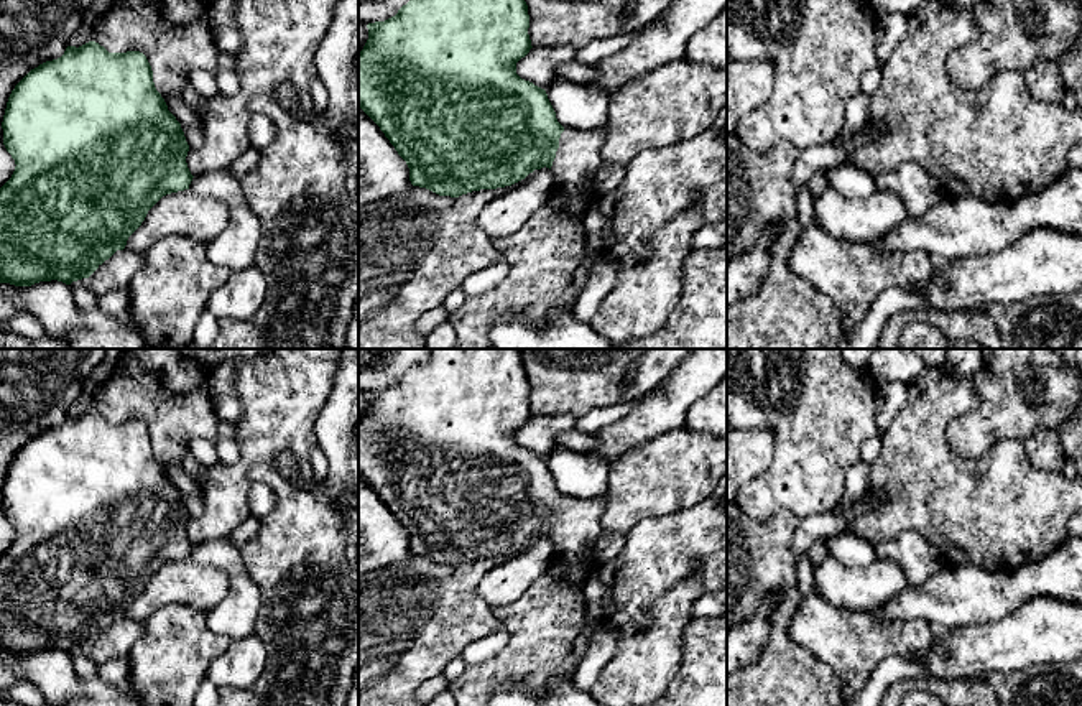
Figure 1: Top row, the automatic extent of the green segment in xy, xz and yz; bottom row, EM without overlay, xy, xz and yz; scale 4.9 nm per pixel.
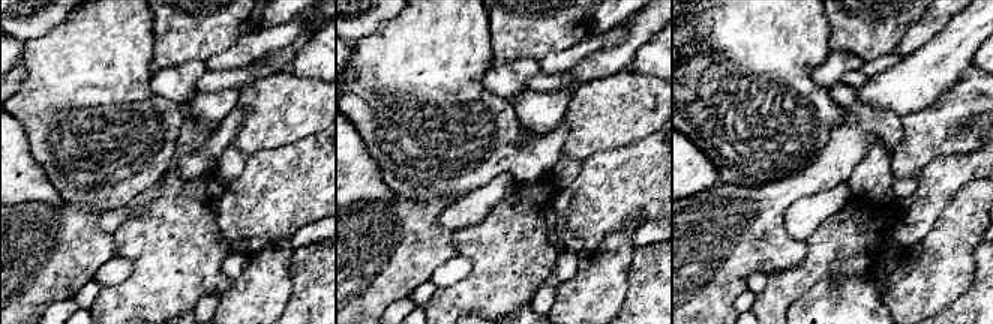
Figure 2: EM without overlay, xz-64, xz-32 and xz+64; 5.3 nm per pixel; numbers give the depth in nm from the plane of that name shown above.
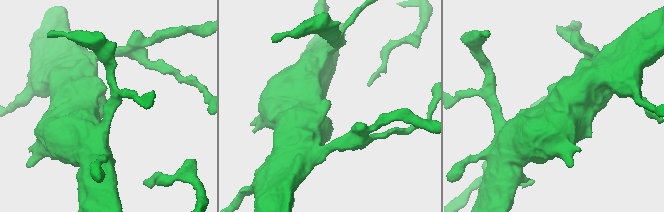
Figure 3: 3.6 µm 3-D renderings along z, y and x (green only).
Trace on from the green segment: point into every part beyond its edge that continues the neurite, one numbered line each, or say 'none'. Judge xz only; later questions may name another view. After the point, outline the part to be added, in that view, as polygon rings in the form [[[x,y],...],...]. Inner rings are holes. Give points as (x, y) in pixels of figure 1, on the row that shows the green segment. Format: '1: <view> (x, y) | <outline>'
1: xz (579, 155) | [[[564,128],[551,166],[556,188],[582,193],[594,189],[607,132],[608,128],[599,132]]]

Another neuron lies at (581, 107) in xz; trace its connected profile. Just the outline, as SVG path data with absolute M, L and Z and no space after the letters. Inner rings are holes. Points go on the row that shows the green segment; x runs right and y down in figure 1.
M557 77L546 89L548 99L564 128L599 132L608 125L610 94L589 84Z

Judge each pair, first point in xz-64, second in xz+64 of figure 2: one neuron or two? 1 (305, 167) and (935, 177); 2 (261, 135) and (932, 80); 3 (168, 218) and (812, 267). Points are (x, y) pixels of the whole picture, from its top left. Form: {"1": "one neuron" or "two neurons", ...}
{"1": "one neuron", "2": "two neurons", "3": "one neuron"}

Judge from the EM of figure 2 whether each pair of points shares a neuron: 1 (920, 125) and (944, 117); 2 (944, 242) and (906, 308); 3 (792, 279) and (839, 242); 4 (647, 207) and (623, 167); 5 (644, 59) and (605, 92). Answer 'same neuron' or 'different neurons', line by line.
1: same neuron
2: same neuron
3: same neuron
4: same neuron
5: different neurons

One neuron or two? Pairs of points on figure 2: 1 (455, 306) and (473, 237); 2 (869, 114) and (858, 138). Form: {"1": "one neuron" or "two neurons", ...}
{"1": "one neuron", "2": "two neurons"}

